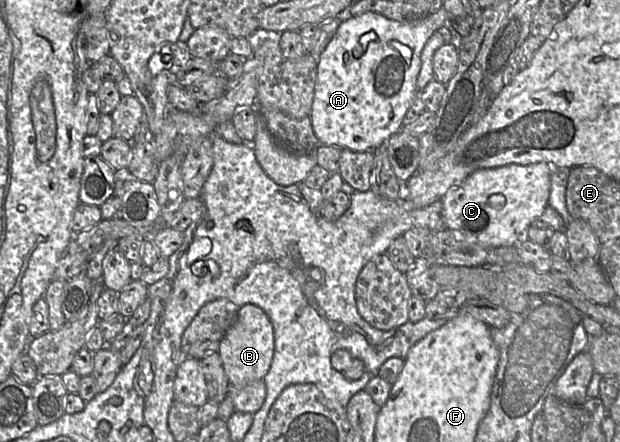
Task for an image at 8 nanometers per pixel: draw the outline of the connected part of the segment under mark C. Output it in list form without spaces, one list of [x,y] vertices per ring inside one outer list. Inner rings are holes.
[[[534,163],[528,165],[518,165],[509,164],[496,168],[486,168],[479,169],[470,174],[459,186],[453,187],[447,191],[447,193],[442,197],[442,217],[446,229],[452,231],[458,231],[461,233],[466,240],[474,242],[485,248],[496,248],[496,247],[511,247],[518,246],[518,244],[525,238],[525,233],[529,227],[531,227],[532,222],[539,218],[545,209],[549,206],[549,196],[551,188],[551,173],[553,167],[547,163]]]

